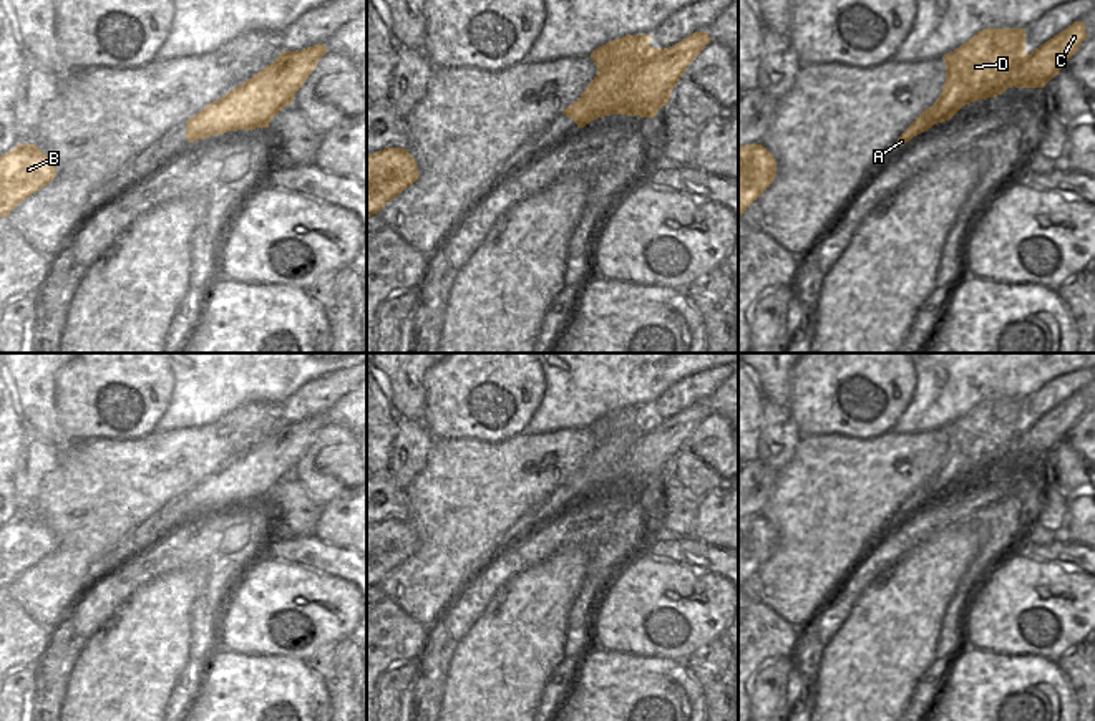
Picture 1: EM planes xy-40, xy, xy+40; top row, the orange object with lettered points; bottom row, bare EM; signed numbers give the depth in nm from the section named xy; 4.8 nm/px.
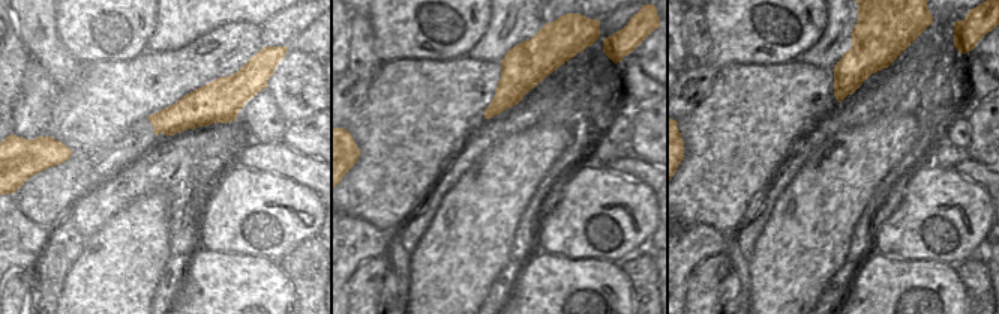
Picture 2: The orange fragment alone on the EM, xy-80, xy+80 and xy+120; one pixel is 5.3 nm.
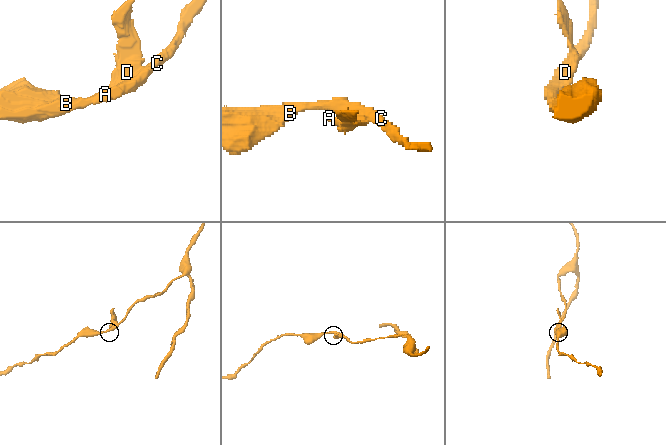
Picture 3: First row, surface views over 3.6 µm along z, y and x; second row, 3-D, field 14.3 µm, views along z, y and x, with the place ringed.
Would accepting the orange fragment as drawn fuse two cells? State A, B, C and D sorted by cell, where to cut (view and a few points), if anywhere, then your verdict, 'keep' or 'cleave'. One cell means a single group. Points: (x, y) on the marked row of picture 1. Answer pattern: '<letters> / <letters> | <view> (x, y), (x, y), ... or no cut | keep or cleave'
A D / B C | xy (662, 50), (631, 77), (614, 96), (609, 113) | cleave

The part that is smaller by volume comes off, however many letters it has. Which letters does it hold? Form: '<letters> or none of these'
A, D

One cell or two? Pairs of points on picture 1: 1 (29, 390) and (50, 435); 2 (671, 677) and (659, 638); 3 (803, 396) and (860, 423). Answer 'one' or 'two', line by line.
1: one
2: two
3: one

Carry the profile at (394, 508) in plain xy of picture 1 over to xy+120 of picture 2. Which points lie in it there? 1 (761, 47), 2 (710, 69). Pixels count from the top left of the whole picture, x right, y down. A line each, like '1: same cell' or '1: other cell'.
1: same cell
2: same cell

